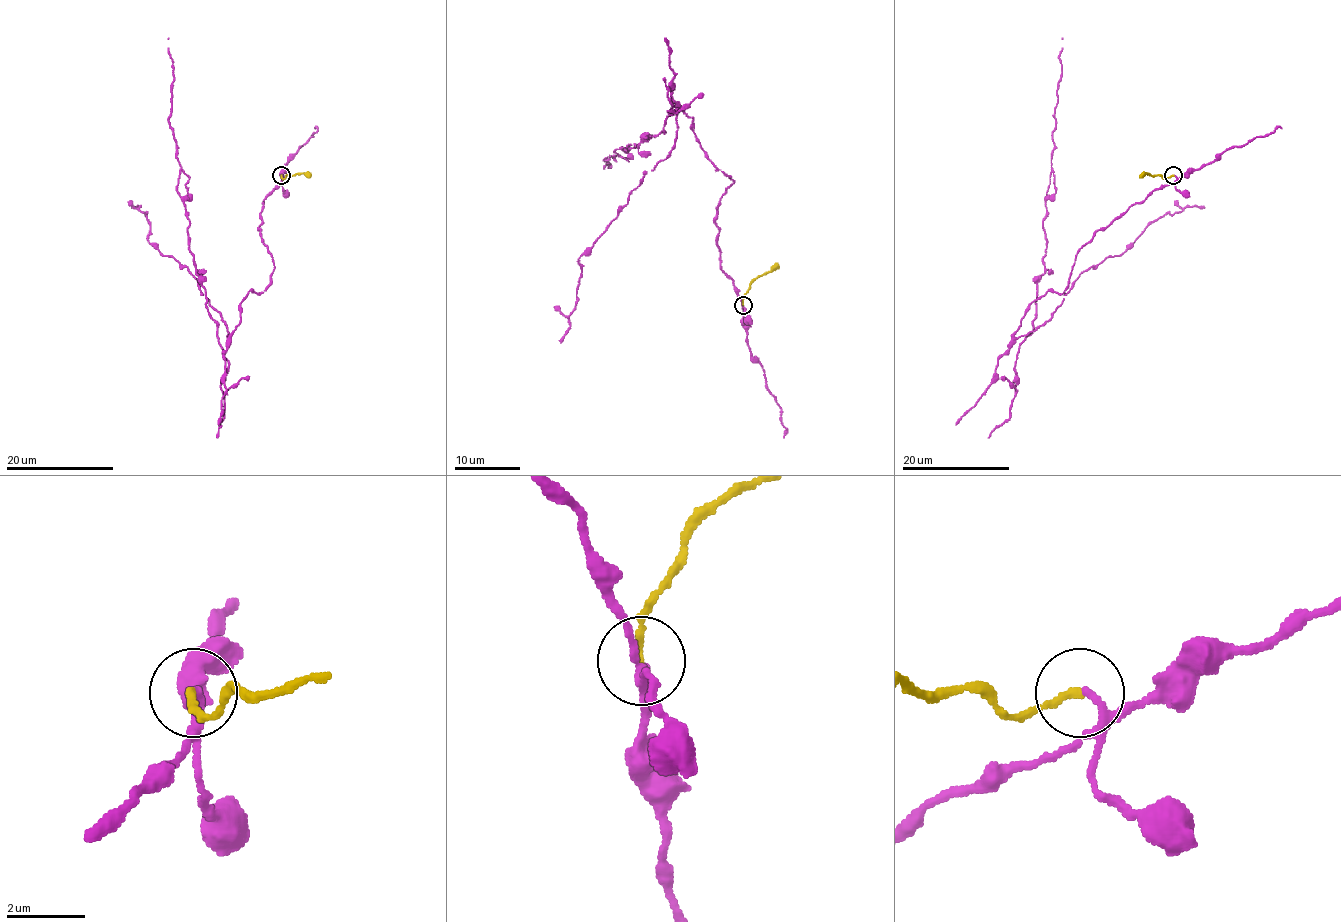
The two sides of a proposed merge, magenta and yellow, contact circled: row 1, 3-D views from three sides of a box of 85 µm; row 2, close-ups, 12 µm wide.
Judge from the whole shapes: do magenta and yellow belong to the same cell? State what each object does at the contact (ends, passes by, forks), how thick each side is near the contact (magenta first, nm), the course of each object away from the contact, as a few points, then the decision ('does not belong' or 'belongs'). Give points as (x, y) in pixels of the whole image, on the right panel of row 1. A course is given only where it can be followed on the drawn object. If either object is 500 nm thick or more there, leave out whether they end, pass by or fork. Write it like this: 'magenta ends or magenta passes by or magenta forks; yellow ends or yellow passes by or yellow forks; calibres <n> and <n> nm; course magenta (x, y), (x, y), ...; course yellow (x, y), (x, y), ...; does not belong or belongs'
magenta passes by; yellow ends; calibres 130 and 180 nm; course magenta (1174, 175), (1080, 249), (1069, 284), (1031, 303), (1012, 346), (1032, 330), (1036, 281), (1045, 272), (1062, 38); course yellow (1174, 175), (1163, 179), (1147, 174), (1140, 176); belongs

